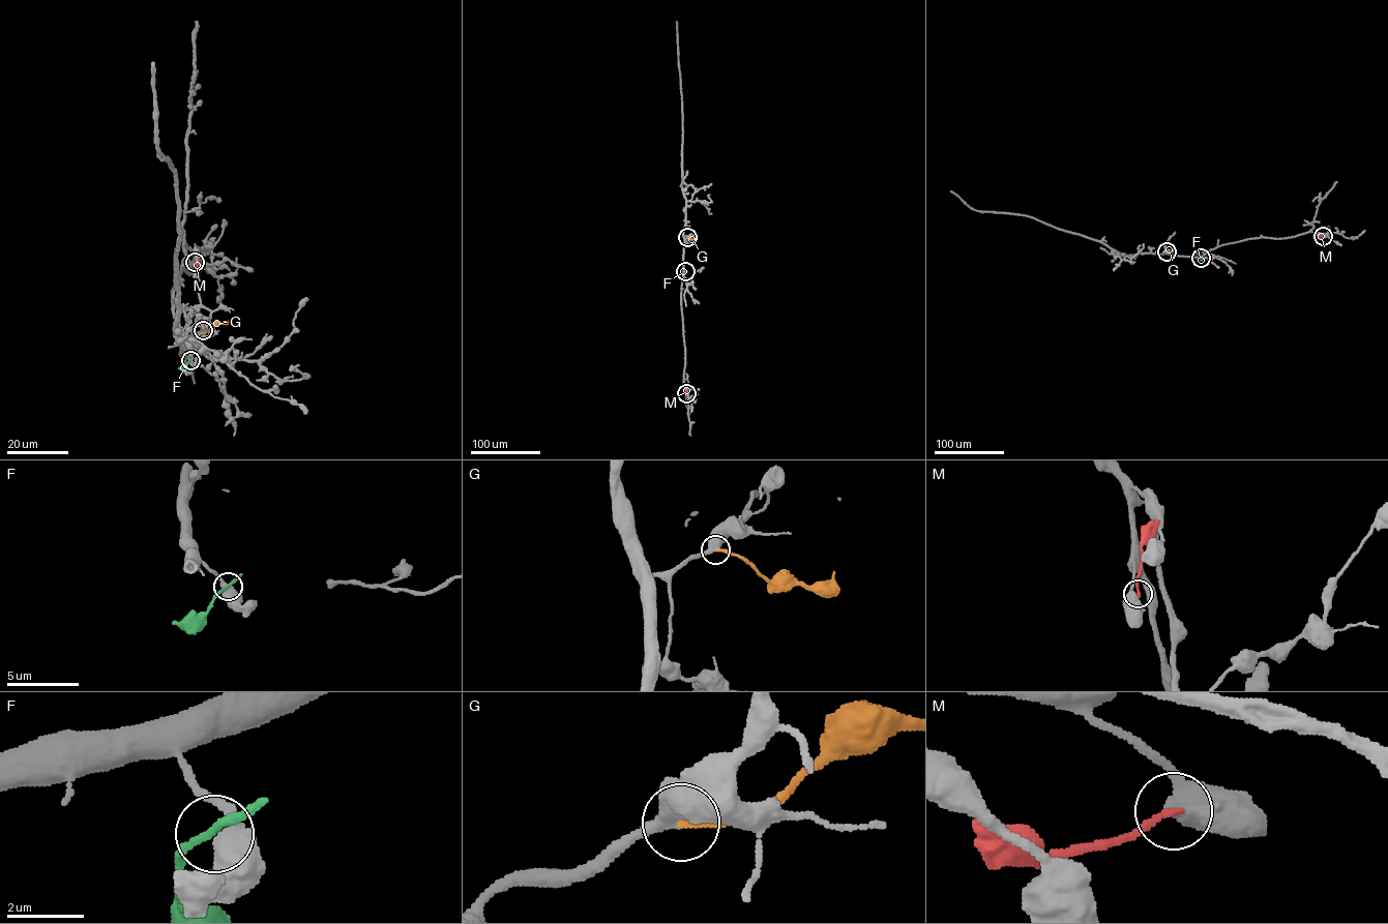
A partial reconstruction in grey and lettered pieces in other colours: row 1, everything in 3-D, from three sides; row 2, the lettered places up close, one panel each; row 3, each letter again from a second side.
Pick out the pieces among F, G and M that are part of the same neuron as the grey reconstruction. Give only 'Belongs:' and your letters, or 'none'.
Belongs: G

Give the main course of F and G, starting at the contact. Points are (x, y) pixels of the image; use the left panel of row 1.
F: (190, 360), (178, 368)
G: (202, 331), (228, 321)

